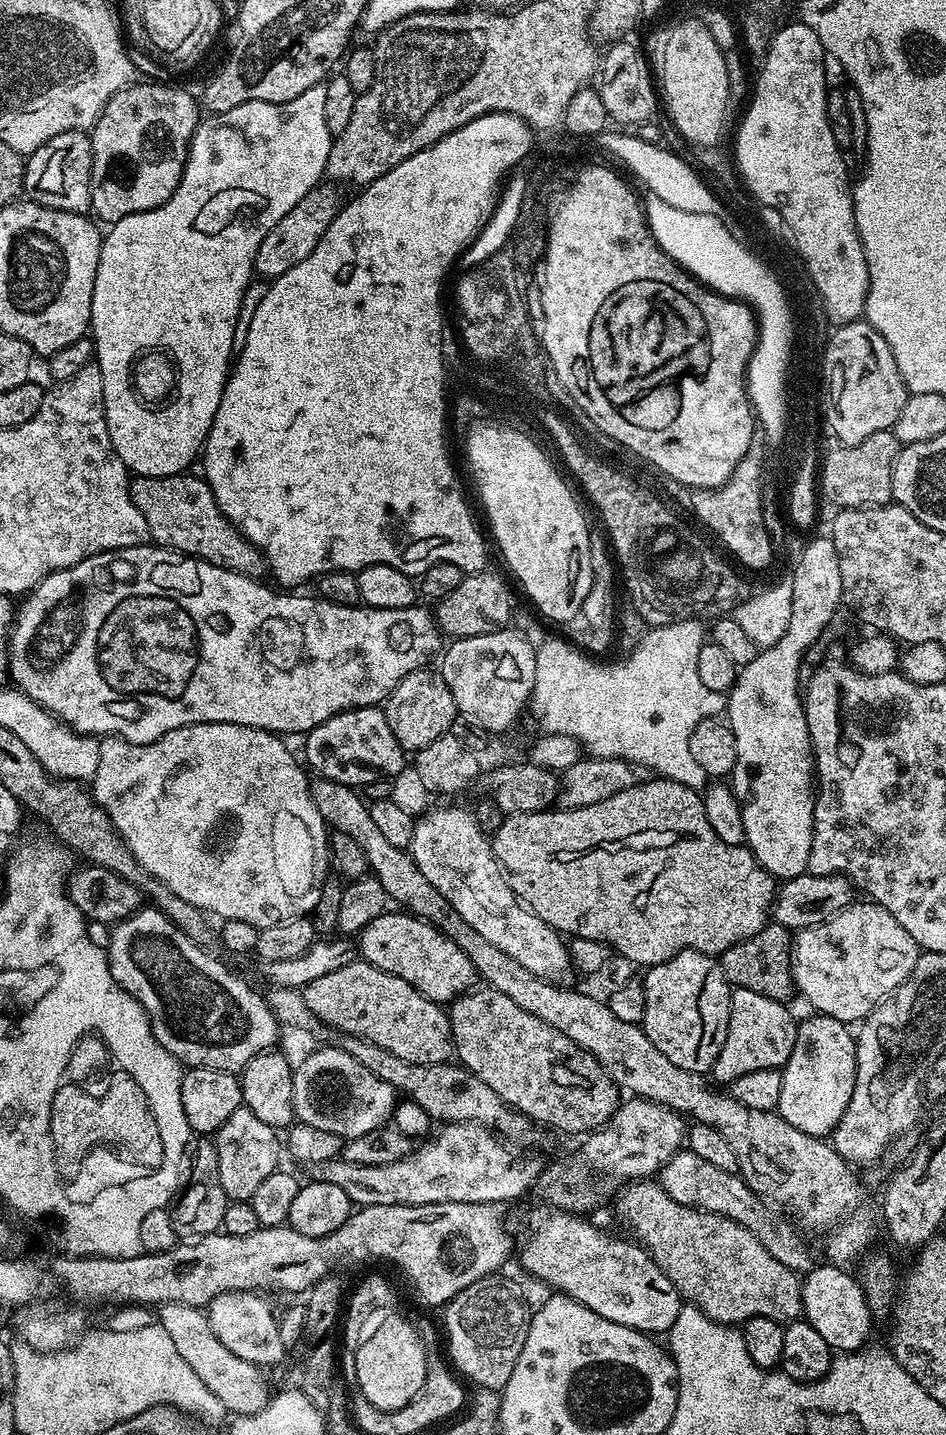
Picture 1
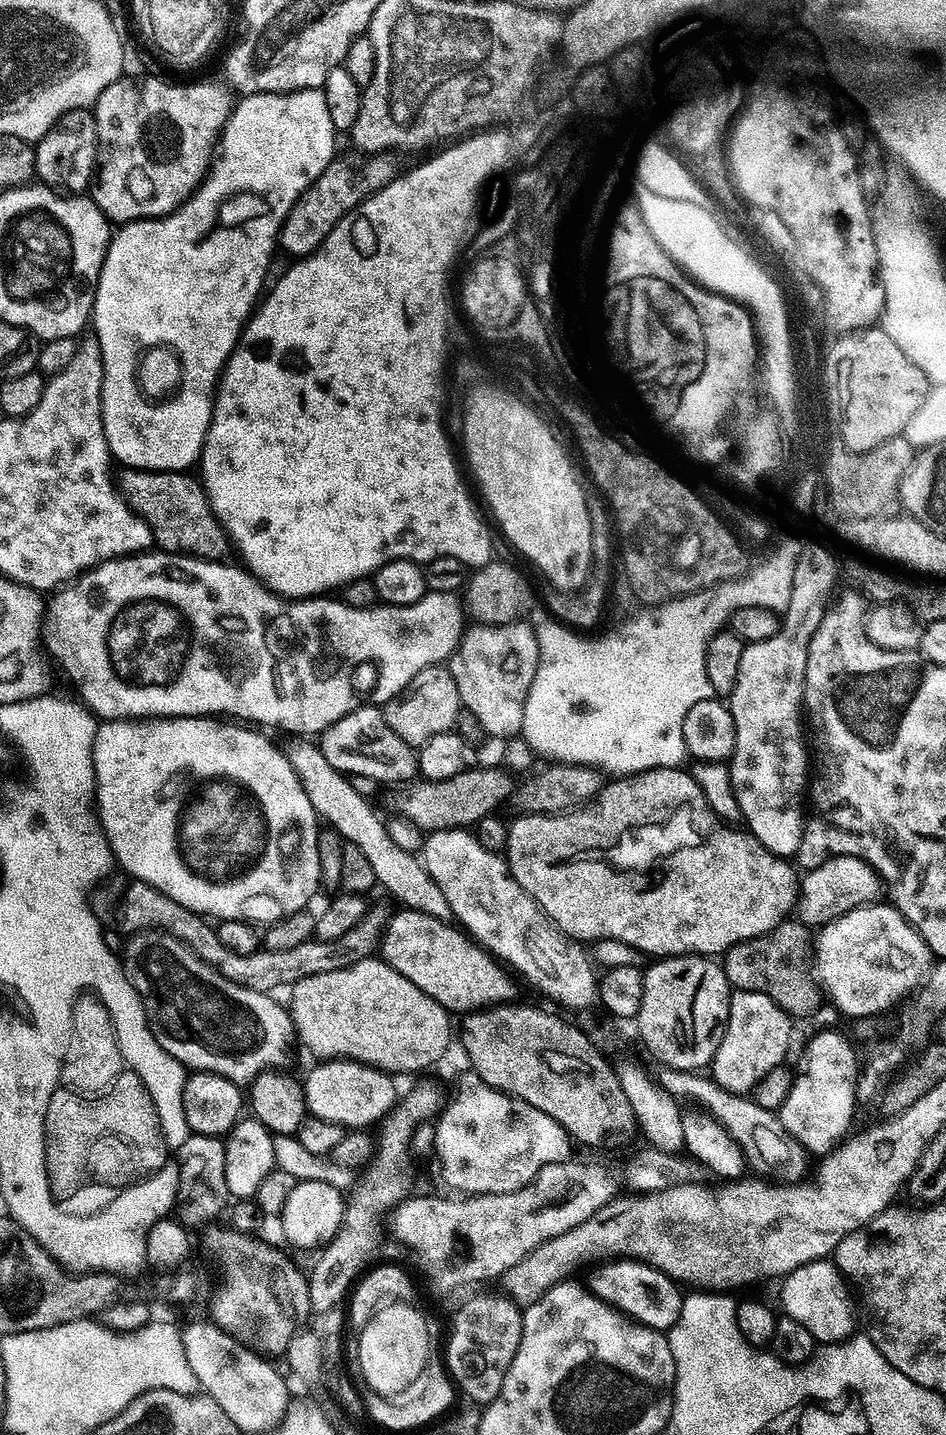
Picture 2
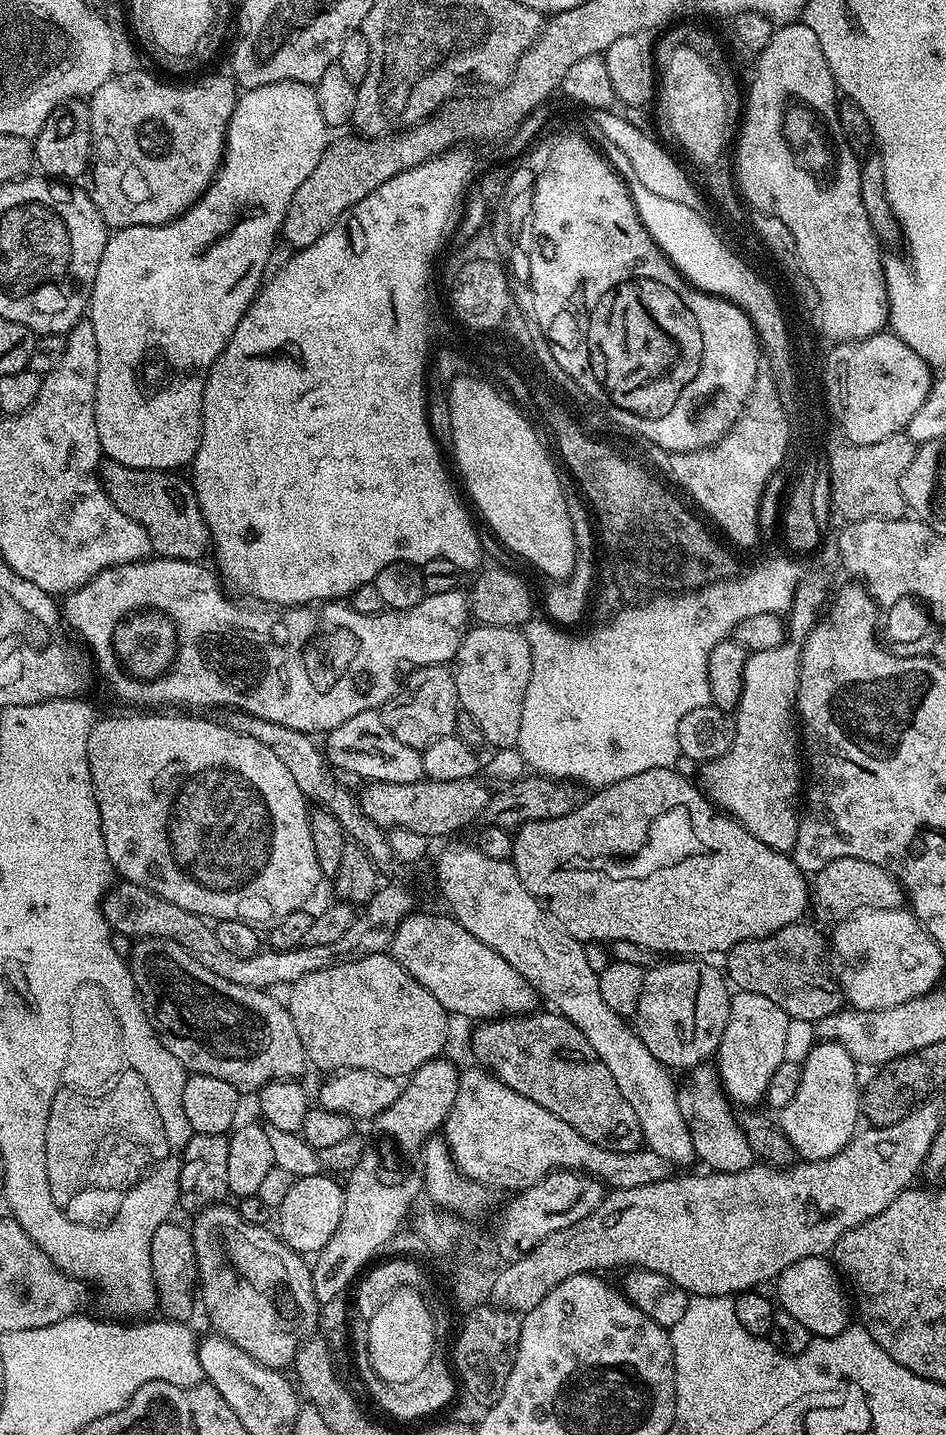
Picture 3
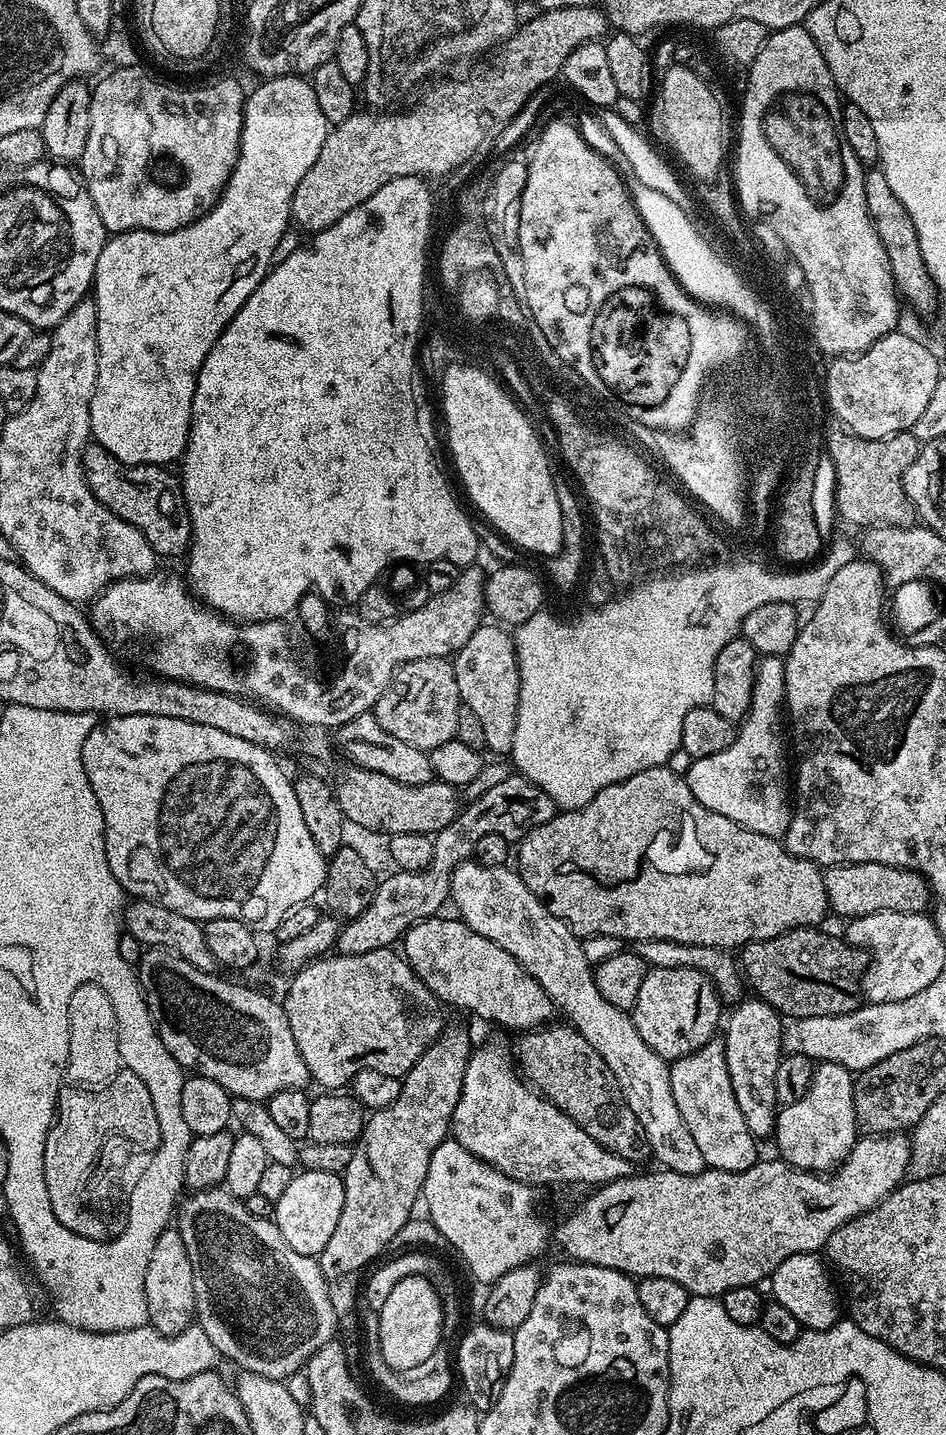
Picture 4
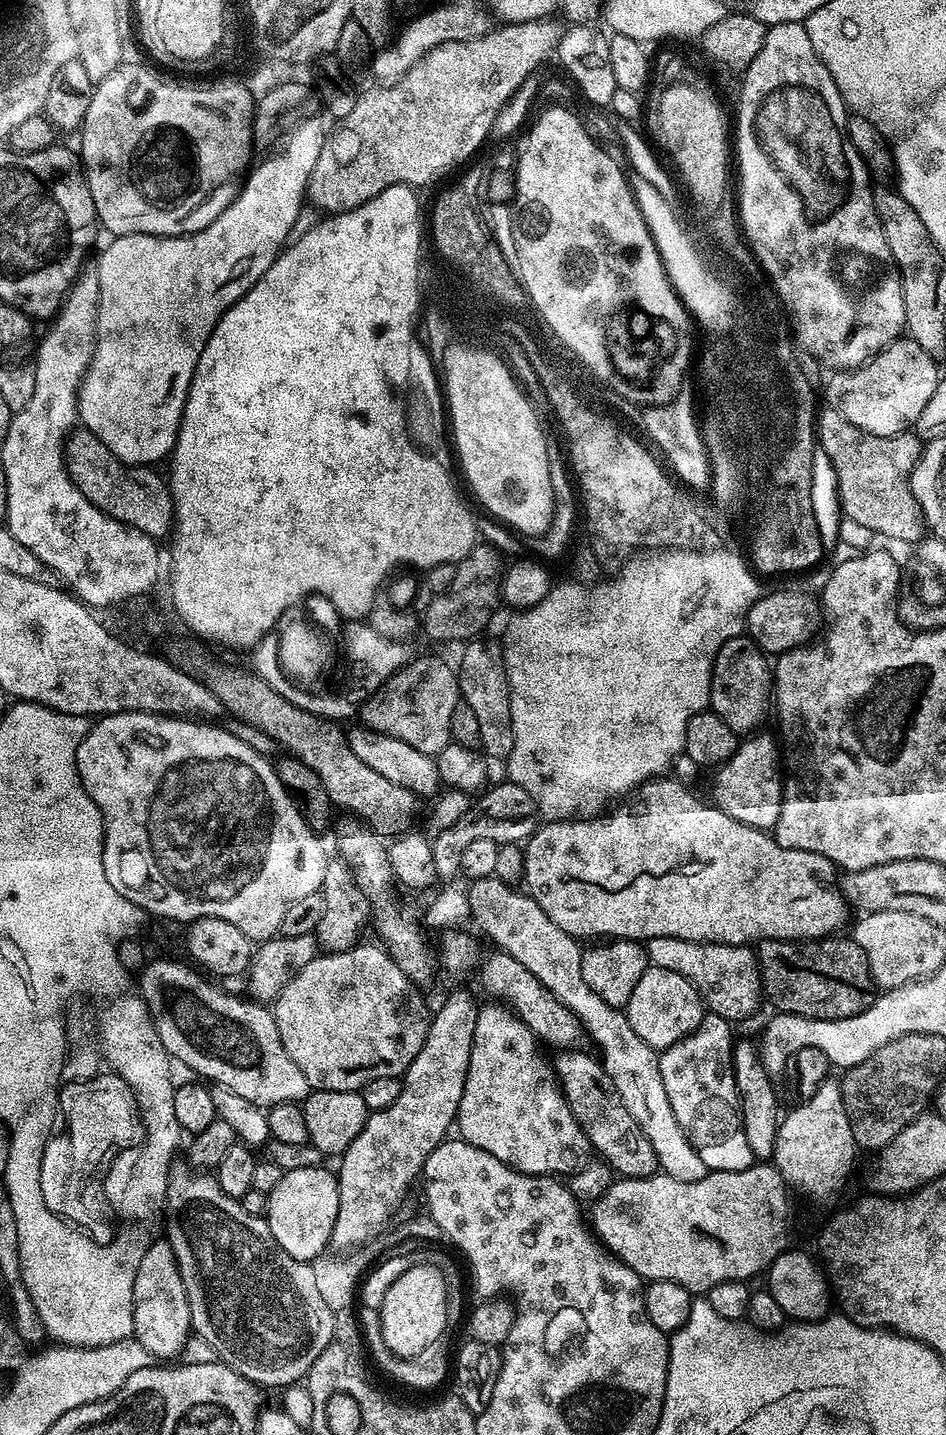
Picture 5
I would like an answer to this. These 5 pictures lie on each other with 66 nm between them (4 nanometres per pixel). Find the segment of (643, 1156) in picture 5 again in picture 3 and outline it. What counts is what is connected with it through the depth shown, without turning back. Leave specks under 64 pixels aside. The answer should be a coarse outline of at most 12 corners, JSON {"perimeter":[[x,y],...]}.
{"perimeter":[[555,1010],[475,1025],[472,1052],[610,1152],[638,1114]]}

